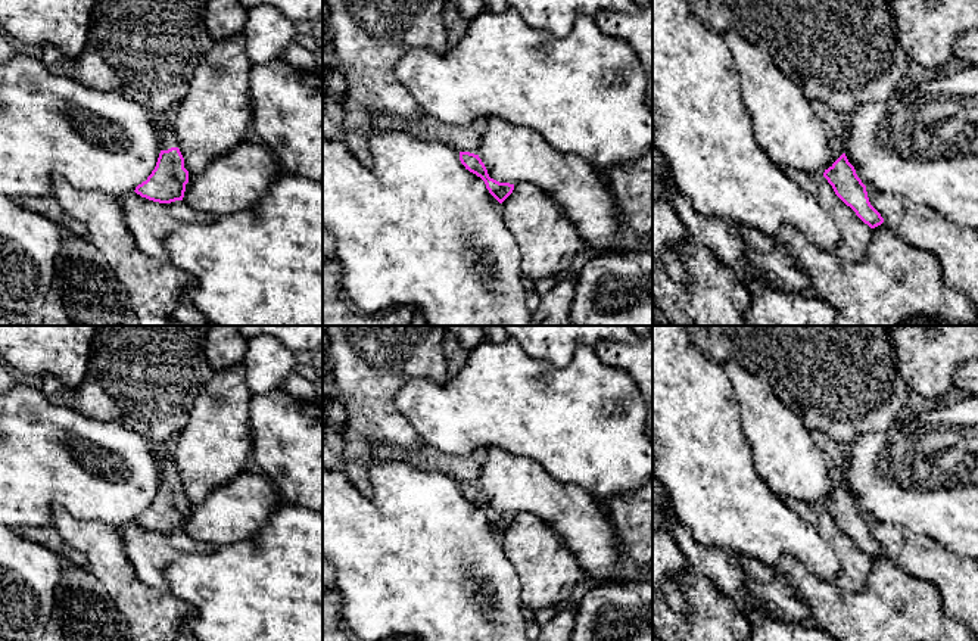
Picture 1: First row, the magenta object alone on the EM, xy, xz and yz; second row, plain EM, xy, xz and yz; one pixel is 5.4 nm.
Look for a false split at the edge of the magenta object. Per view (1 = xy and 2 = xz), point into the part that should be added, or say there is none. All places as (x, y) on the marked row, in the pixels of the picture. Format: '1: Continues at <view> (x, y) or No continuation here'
1: Continues at xy (168, 139)
2: No continuation here

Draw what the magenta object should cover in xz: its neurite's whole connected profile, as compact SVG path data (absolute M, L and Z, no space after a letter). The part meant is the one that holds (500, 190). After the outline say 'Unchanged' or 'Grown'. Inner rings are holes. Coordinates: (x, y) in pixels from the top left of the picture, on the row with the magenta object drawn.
M460 152L460 161L465 167L465 169L476 174L485 181L486 189L499 203L502 203L513 193L514 184L499 183L490 178L479 155L470 152Z. Unchanged

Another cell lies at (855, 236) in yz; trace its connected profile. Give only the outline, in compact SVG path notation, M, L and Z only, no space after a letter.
M792 169L791 178L806 190L835 223L840 233L837 255L856 262L863 261L872 239L872 228L835 195L823 174Z

